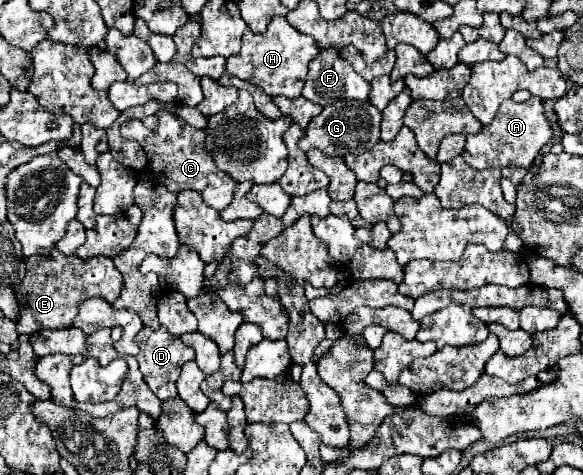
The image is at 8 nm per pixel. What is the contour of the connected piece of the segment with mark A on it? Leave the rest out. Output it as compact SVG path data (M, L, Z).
M536 96L520 104L514 100L504 100L490 126L484 126L478 134L466 136L466 148L462 152L462 158L479 170L506 166L529 168L540 148L552 138L550 126L552 124L544 114L542 100L538 100Z

